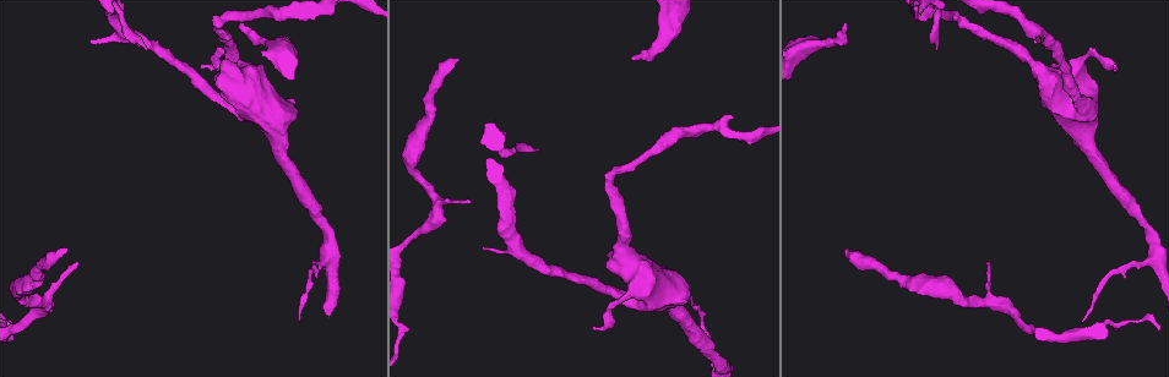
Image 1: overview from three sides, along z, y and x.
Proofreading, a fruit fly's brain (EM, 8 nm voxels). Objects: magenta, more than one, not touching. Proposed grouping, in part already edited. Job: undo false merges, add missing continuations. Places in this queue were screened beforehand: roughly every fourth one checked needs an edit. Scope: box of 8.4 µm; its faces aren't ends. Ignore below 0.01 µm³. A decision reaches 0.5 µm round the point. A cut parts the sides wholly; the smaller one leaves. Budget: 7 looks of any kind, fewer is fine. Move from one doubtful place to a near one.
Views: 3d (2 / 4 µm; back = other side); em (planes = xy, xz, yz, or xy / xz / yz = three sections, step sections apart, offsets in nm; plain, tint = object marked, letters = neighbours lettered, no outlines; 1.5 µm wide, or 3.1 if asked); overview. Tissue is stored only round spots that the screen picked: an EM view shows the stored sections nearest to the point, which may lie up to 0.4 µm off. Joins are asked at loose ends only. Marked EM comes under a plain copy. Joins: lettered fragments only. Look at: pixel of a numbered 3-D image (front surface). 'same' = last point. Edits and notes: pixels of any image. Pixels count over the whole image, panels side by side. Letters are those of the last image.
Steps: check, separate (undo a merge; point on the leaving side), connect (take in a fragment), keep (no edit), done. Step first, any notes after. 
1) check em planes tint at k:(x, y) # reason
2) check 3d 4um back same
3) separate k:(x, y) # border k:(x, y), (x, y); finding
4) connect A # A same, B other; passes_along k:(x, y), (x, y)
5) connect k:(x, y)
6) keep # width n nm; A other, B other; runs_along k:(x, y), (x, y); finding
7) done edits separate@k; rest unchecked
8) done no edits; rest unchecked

check 3d 2um at 1:(264, 43) # sudden change in width

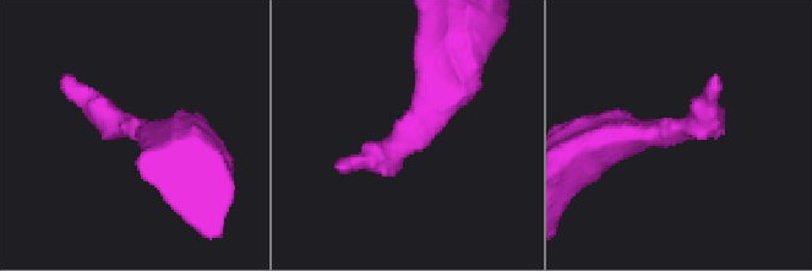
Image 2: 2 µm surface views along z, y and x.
check em yz step 8 tint at 2:(136, 129) # need the tissue

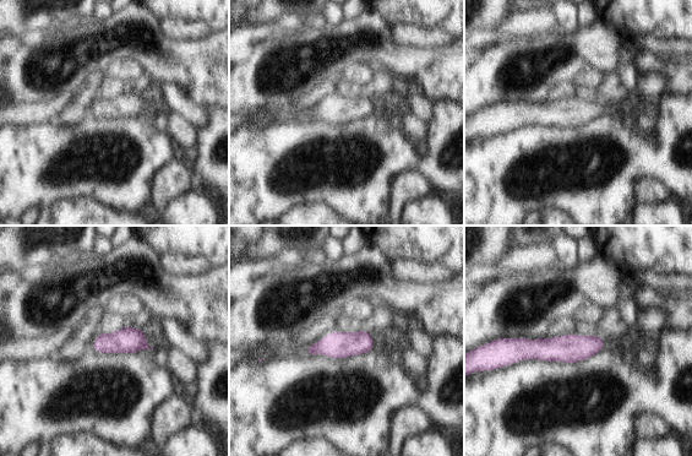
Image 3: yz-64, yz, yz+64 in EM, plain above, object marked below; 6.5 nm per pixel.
check em planes letters same # another direction

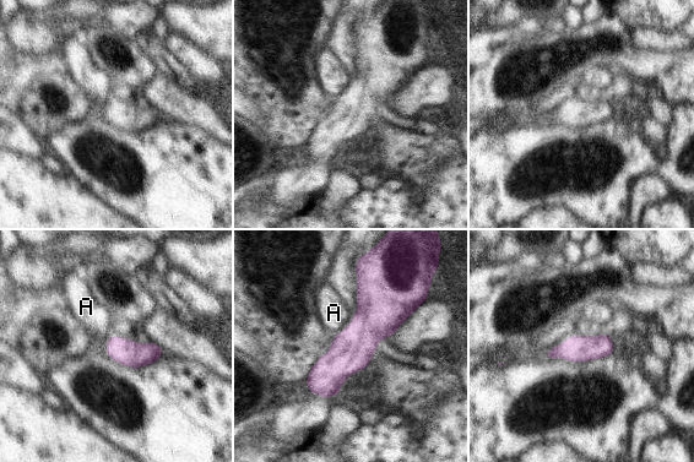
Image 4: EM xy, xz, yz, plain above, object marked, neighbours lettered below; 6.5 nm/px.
keep # width 180 nm; A other; border 4:(352, 315), (352, 320), (335, 335); one cell here

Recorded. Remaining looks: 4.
check em planes tint at 1:(613, 304) # sudden change in width

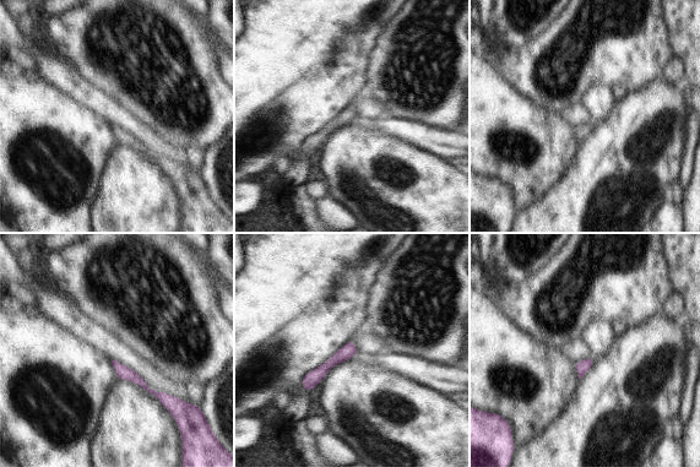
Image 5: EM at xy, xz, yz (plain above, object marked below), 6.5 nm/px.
check em planes letters same

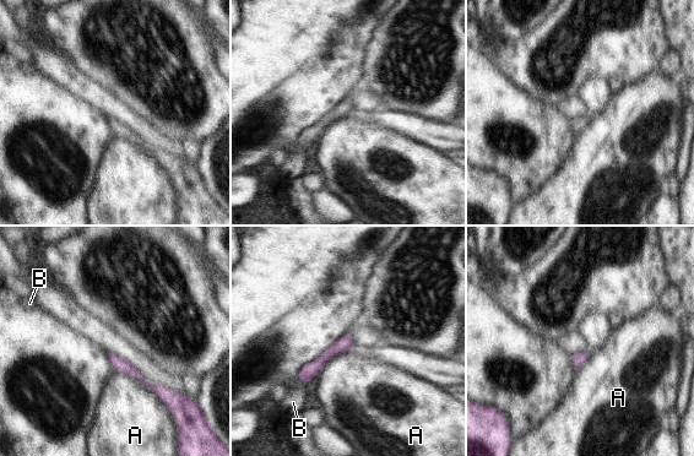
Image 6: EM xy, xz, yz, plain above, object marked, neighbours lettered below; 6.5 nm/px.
keep # longest_contact A 300 nm; A other, B other; runs_along 6:(347, 336), (334, 351), (301, 376); all the same cell

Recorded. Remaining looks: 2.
check em planes letters at 1:(990, 265) # thin end

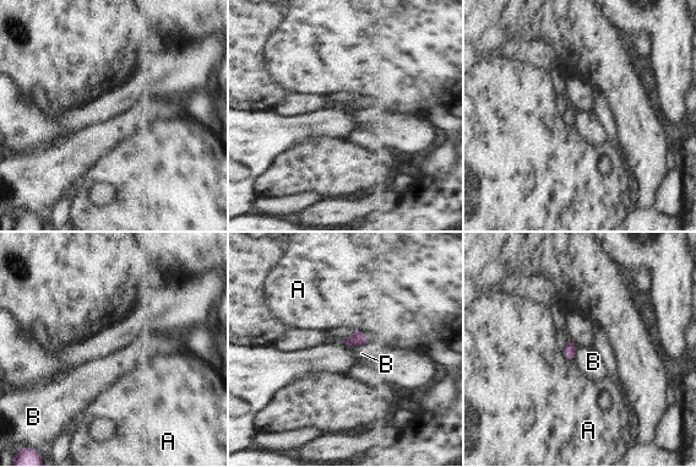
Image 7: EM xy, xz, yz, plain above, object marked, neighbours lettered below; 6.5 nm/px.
keep # longest_contact A 140 nm; A other, B other; none of them fits

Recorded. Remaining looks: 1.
done no edits; rest unchecked

